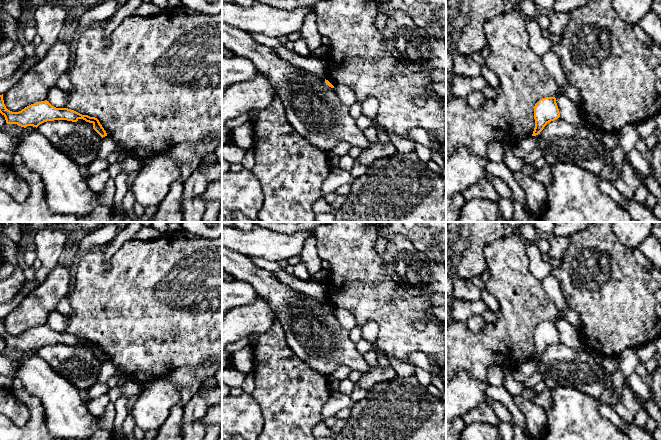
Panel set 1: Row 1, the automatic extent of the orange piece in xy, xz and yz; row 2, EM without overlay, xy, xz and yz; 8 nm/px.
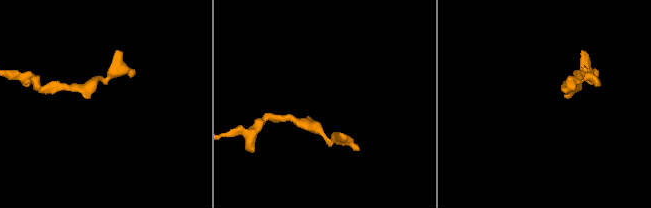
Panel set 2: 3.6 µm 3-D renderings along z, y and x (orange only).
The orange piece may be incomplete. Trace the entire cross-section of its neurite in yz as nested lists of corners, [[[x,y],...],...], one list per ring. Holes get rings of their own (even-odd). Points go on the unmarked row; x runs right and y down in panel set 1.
[[[555,321],[540,323],[534,330],[535,352],[532,360],[540,358],[544,351],[551,345],[560,341]]]

